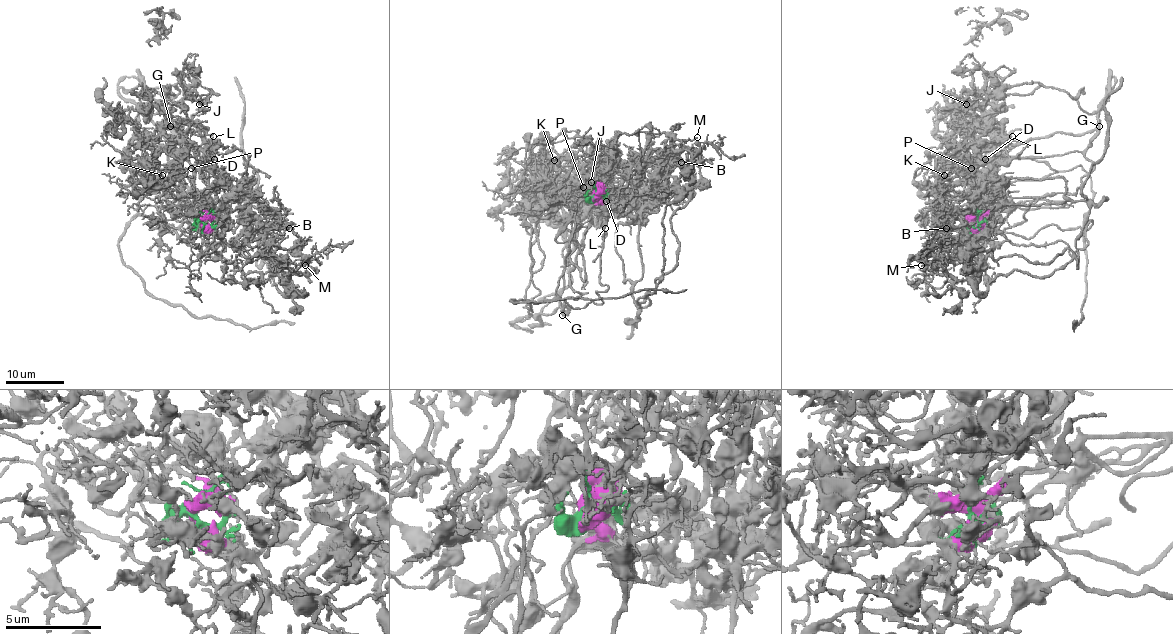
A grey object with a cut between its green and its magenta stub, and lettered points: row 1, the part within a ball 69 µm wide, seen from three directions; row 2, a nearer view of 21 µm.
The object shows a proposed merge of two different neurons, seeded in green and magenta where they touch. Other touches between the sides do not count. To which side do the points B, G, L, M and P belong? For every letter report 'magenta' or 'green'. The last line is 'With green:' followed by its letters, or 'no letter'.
B: magenta
G: magenta
L: magenta
M: magenta
P: magenta
With green: no letter

